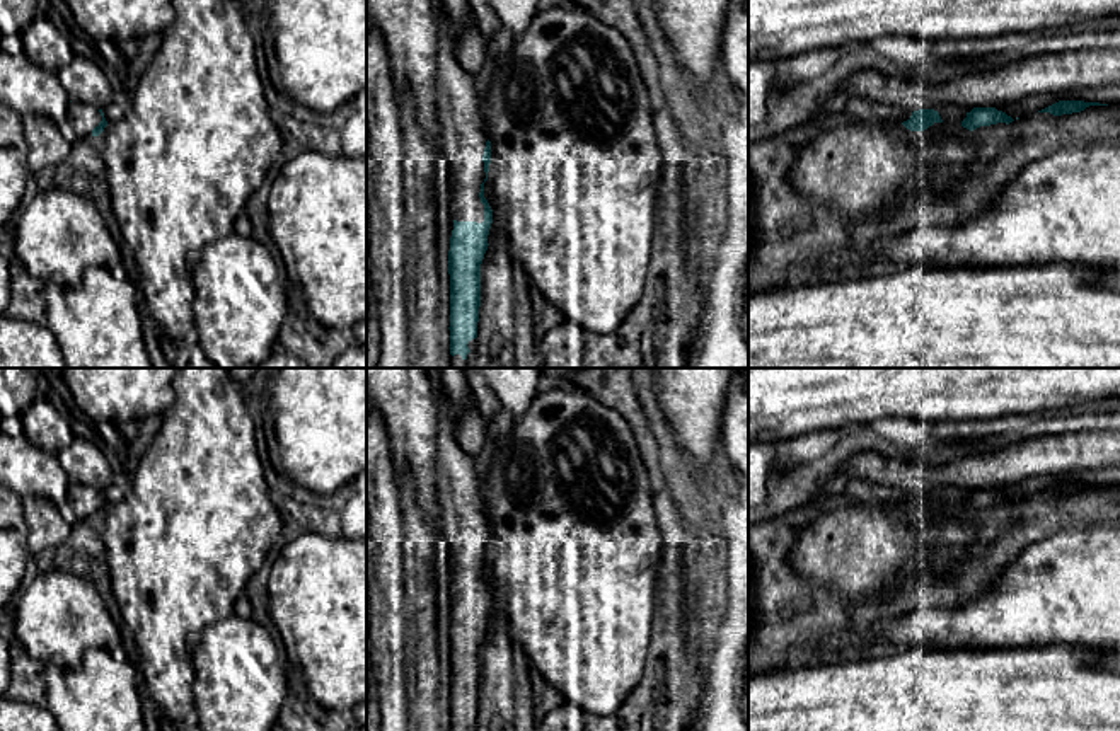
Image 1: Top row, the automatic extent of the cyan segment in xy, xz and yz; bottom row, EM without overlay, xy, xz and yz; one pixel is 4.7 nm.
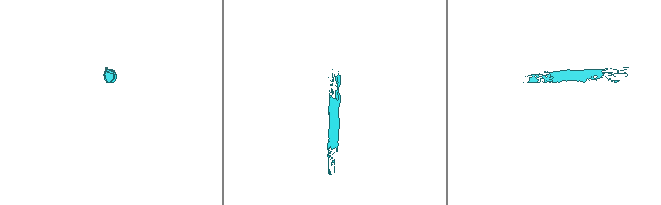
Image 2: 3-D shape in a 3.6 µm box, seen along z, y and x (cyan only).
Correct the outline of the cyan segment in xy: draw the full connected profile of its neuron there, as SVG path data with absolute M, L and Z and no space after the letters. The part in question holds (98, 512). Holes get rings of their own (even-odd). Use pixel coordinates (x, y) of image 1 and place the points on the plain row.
M77 482L68 486L68 501L75 520L99 518L107 508L102 491Z

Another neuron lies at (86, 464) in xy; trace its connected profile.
M75 438L56 457L70 482L104 491L116 481L109 457L89 440Z

